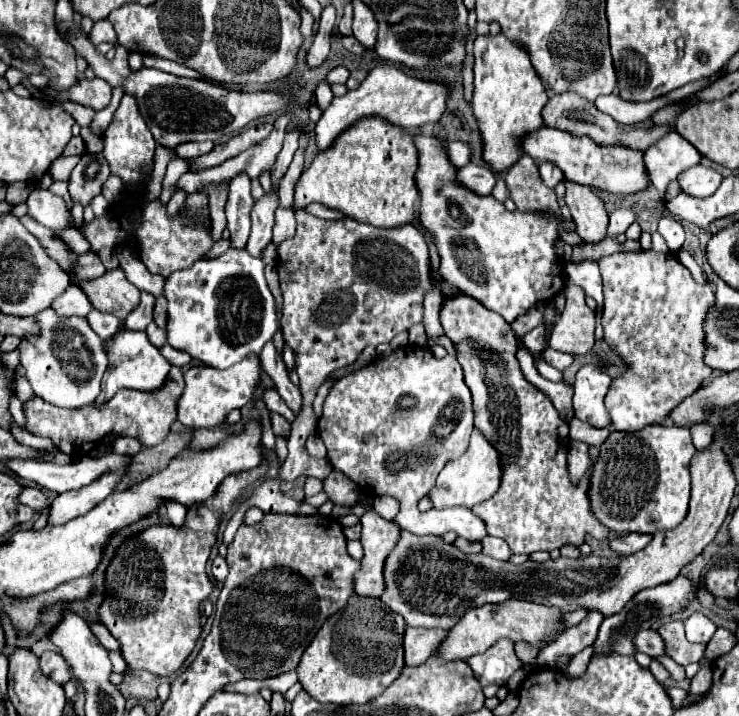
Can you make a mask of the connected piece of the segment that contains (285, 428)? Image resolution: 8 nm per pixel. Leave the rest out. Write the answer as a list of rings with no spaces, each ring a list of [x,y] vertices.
[[[269,413],[271,423],[273,423],[273,433],[275,435],[289,435],[289,421],[285,417],[279,417],[279,413]]]

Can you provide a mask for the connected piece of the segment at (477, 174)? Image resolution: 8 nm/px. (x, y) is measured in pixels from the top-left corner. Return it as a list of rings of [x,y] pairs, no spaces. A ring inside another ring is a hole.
[[[475,163],[459,167],[457,169],[457,181],[461,185],[465,185],[467,189],[475,191],[477,195],[491,195],[493,187],[495,187],[495,175],[489,169],[479,167]]]

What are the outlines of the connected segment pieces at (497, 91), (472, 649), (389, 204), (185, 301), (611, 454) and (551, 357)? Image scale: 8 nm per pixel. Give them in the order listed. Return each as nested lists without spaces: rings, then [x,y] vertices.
[[[505,33],[475,37],[473,57],[475,91],[471,103],[485,143],[483,159],[495,171],[503,171],[519,159],[519,139],[543,125],[541,111],[549,101],[549,95],[541,77],[535,73],[531,59],[527,57],[527,49],[523,49],[523,45],[515,45],[515,41],[507,41]]]
[[[509,599],[505,603],[487,603],[481,607],[475,607],[463,615],[463,619],[449,631],[443,645],[437,649],[443,659],[467,659],[477,653],[485,653],[491,645],[495,645],[501,637],[509,639],[513,643],[525,641],[531,645],[549,645],[553,639],[557,639],[567,627],[563,621],[565,611],[559,607],[547,607],[533,601],[519,601]]]
[[[369,117],[347,129],[347,133],[341,133],[335,145],[319,153],[311,167],[301,173],[295,187],[295,209],[321,203],[341,211],[345,217],[381,229],[417,223],[419,193],[413,181],[415,169],[417,149],[411,135],[383,119]]]
[[[229,249],[215,259],[201,259],[189,269],[169,275],[165,285],[165,297],[169,301],[167,343],[175,349],[187,351],[201,363],[217,369],[227,369],[243,361],[251,353],[259,355],[263,345],[267,341],[273,341],[273,335],[281,329],[277,321],[275,297],[271,295],[263,275],[263,261],[259,257],[251,257],[247,249]]]
[[[647,425],[635,433],[613,431],[601,445],[591,477],[591,509],[597,519],[617,533],[655,533],[675,529],[689,509],[691,457],[697,453],[687,427]]]
[[[549,347],[549,349],[543,353],[543,359],[545,359],[549,365],[553,365],[555,369],[563,371],[563,369],[567,369],[567,367],[573,363],[575,357],[571,357],[569,353],[561,353],[561,351],[555,351],[555,349]]]

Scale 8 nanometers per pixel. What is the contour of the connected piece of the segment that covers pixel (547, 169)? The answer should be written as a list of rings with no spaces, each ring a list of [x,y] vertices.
[[[543,163],[543,165],[539,167],[539,171],[541,171],[543,183],[545,183],[547,187],[551,187],[551,189],[555,189],[561,181],[565,181],[563,173],[559,171],[559,167],[555,167],[555,165],[551,165],[551,163]]]

